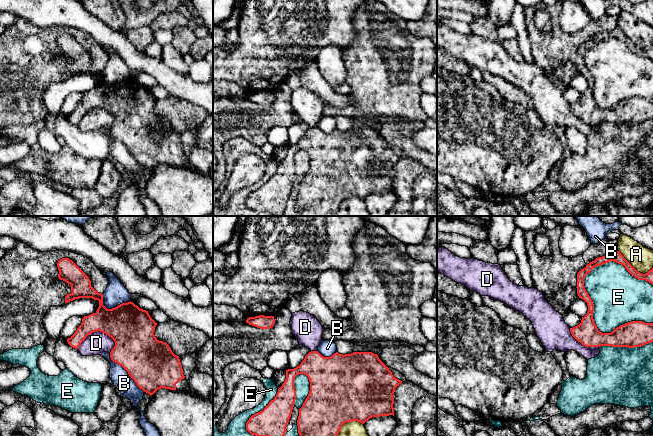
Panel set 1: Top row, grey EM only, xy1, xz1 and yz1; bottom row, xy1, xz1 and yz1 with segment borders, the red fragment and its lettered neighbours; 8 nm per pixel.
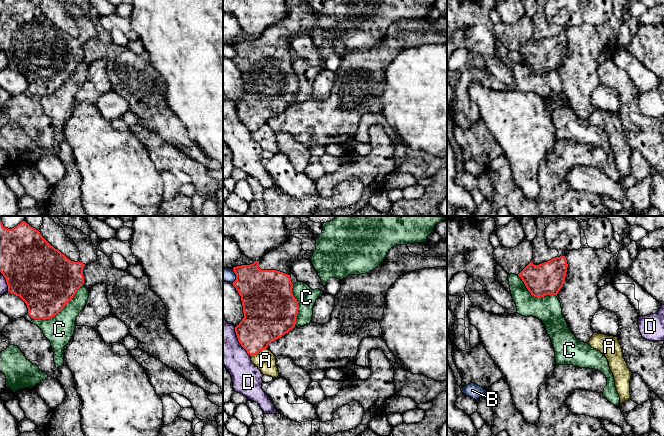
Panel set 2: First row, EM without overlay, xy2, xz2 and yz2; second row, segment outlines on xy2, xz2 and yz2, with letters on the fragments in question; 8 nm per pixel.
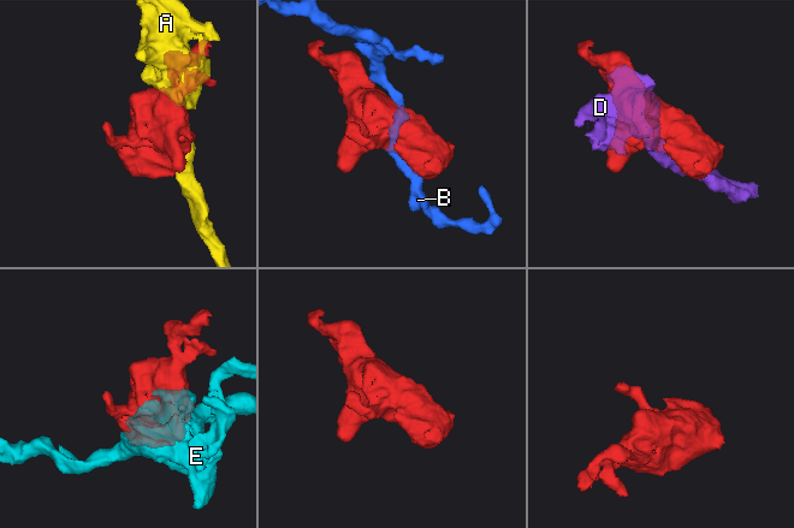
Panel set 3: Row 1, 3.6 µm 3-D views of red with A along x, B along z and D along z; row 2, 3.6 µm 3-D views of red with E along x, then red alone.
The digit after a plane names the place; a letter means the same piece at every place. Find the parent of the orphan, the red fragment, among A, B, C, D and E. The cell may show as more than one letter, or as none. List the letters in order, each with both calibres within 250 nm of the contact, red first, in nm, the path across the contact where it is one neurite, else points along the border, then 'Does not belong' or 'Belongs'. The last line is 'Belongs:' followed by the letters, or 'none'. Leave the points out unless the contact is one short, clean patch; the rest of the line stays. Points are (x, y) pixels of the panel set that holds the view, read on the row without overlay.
A: Thickness 90 nm (red) against 190 nm. Does not belong
B: Thickness 380 nm (red) against 150 nm. Does not belong
C: Thickness 460 nm (red) against 220 nm. Does not belong
D: Thickness 320 nm (red) against 180 nm. Does not belong
E: Thickness 190 nm (red) against 340 nm. Does not belong
Belongs: none

